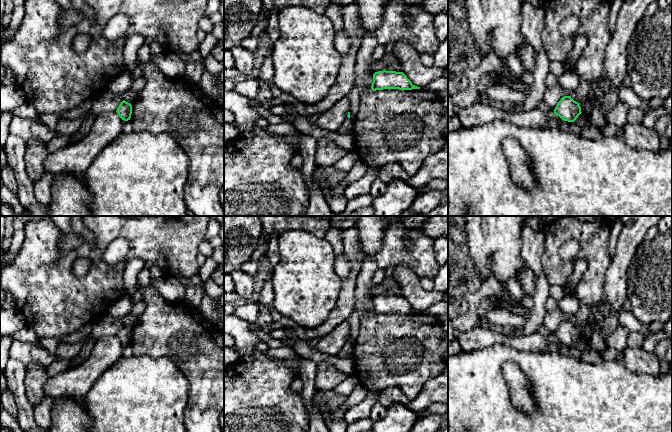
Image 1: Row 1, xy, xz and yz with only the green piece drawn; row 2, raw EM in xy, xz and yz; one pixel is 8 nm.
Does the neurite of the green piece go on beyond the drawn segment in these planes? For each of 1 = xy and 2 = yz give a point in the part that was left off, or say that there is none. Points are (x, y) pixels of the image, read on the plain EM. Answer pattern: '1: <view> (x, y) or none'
1: none
2: none

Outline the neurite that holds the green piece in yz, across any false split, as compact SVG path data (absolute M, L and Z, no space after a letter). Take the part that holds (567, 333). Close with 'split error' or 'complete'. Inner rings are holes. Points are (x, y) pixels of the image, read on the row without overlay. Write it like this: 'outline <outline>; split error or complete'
outline M570 320L562 321L554 333L554 338L568 346L574 346L581 337L579 327L574 325Z; complete

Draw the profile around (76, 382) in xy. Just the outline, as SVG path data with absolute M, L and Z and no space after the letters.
M116 335L98 338L84 362L51 377L45 383L45 397L56 399L69 395L79 403L84 402L85 396L95 381L123 357L122 353L122 343Z

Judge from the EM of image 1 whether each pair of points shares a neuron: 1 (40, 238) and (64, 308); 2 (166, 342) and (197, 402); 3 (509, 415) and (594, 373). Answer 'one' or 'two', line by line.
1: one
2: one
3: one

